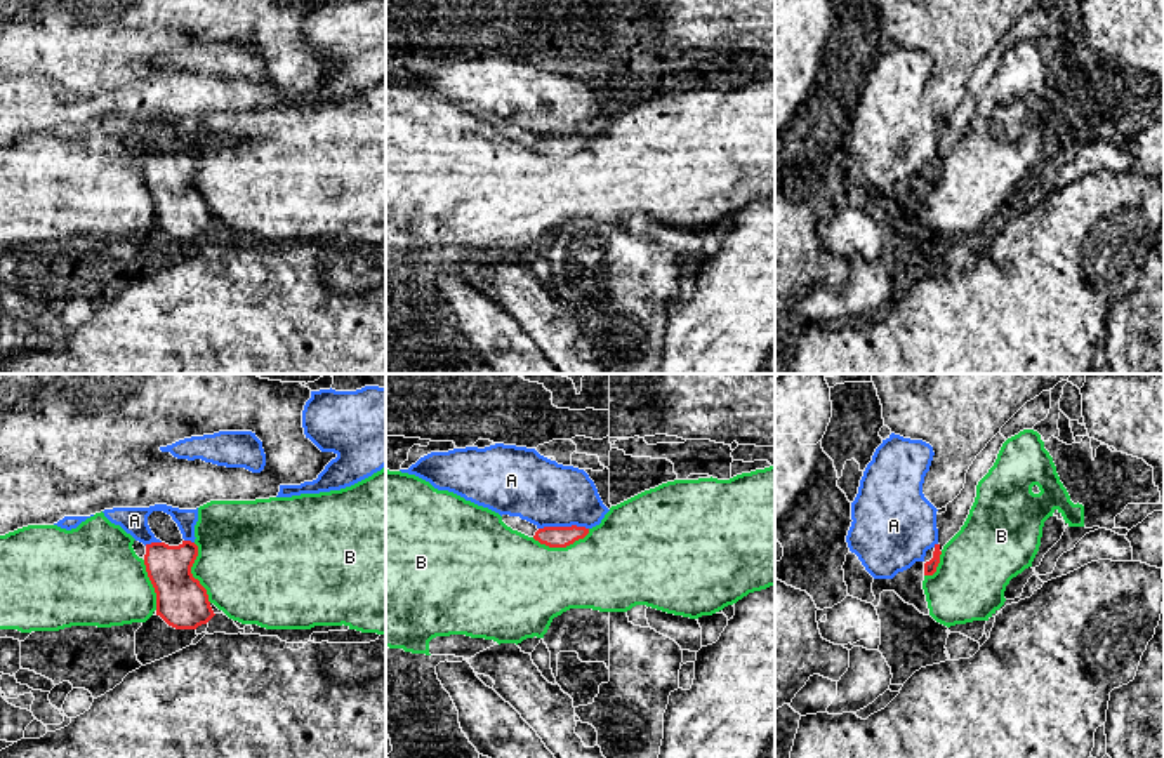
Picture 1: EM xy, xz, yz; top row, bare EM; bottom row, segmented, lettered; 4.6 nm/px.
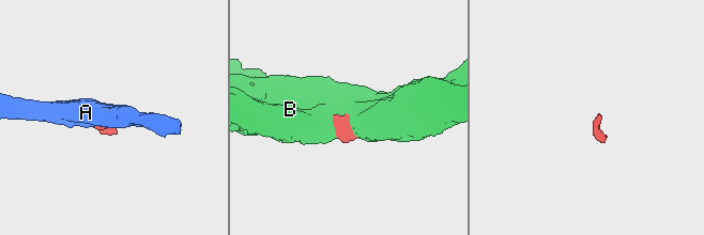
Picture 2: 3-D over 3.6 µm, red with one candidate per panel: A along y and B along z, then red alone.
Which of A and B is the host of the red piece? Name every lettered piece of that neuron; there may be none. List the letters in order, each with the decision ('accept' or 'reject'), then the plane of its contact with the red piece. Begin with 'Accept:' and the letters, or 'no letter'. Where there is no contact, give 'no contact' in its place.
Accept: no letter
A: reject; contact in xz
B: reject; contact in xy

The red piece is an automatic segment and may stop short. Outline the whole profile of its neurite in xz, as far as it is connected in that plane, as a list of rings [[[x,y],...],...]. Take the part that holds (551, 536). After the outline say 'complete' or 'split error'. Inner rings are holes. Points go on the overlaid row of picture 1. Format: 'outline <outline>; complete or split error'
outline [[[544,527],[533,535],[535,541],[549,548],[566,548],[589,534],[585,527]]]; complete

